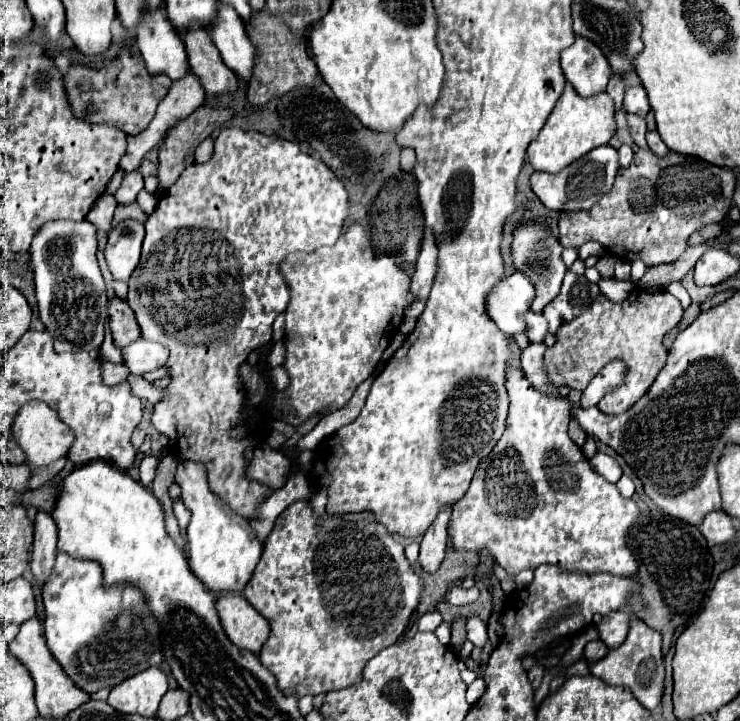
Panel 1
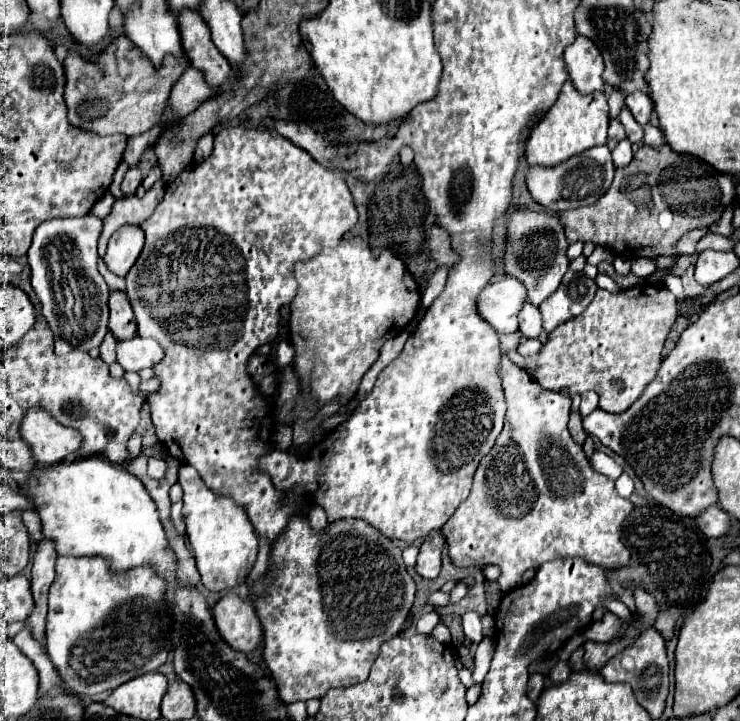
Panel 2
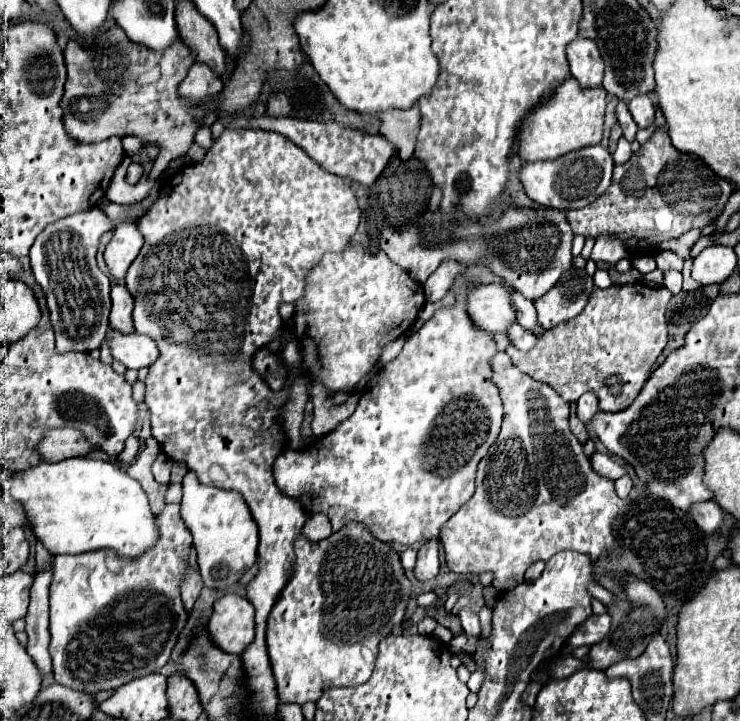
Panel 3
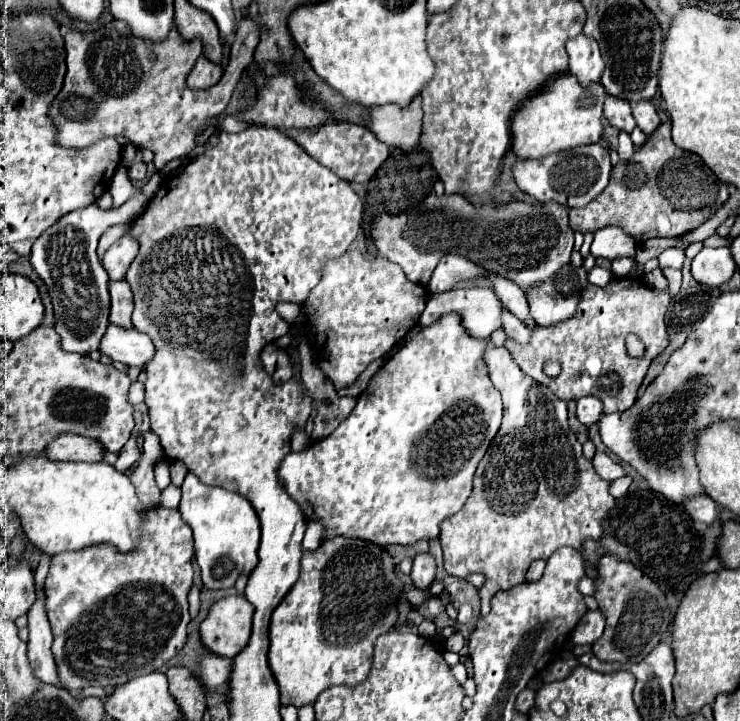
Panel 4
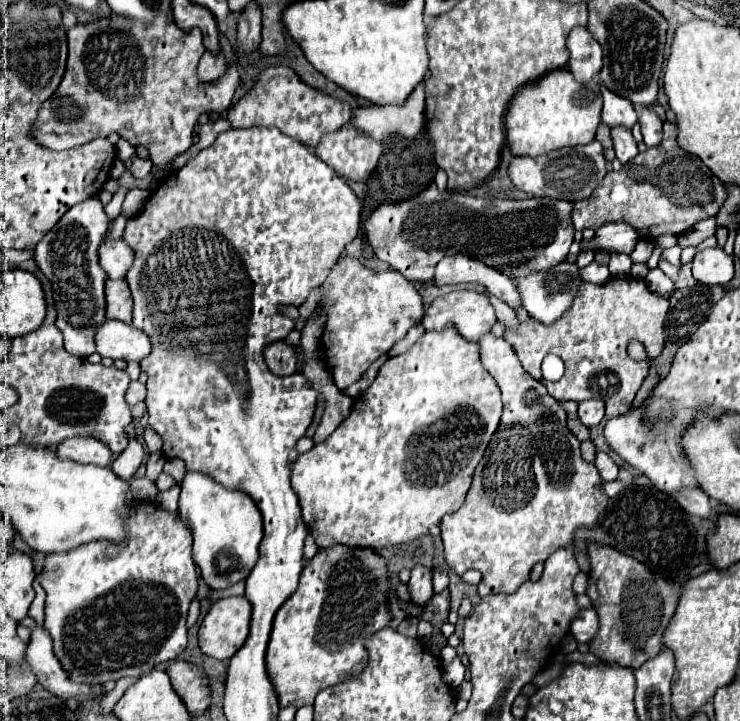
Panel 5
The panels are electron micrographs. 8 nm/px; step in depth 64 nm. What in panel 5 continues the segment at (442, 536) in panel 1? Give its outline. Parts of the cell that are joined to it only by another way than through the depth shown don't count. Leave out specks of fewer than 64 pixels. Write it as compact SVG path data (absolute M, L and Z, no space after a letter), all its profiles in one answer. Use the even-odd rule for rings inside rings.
M416 564L412 568L412 576L410 576L408 588L410 588L412 600L416 604L426 604L432 598L432 594L434 594L432 592L432 568Z

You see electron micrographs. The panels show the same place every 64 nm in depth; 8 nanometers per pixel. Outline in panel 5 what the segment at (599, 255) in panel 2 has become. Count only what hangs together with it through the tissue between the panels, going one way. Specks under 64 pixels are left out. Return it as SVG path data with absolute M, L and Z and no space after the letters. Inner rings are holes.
M610 222L610 224L604 224L602 228L596 230L596 236L594 236L594 244L596 244L596 250L598 252L624 252L624 254L630 254L636 246L636 242L640 240L640 236L636 236L638 232L626 224L620 224L620 222Z

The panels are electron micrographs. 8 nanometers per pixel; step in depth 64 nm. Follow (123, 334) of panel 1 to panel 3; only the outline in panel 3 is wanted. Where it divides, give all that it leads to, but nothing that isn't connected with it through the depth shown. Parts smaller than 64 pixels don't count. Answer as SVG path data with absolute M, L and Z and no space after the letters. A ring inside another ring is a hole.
M112 284L110 290L112 298L112 312L110 312L110 328L122 334L134 332L132 320L132 296L122 284Z

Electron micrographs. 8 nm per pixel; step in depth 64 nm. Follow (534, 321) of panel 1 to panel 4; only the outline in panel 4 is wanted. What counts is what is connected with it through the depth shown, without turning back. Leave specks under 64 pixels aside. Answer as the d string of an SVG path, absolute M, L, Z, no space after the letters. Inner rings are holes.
M490 274L490 276L492 276L492 288L496 290L496 294L504 302L504 306L514 316L518 316L522 322L526 322L530 318L530 310L528 310L528 300L526 300L524 292L506 278L500 278L496 274Z

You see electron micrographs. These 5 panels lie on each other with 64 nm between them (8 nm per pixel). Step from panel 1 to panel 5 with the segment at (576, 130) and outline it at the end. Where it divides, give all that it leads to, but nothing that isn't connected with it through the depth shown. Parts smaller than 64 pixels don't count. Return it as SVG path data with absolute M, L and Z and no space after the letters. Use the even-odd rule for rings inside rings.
M552 70L536 84L524 86L506 112L506 142L514 156L540 156L564 146L588 144L596 138L602 112L598 82L578 84L570 70Z

